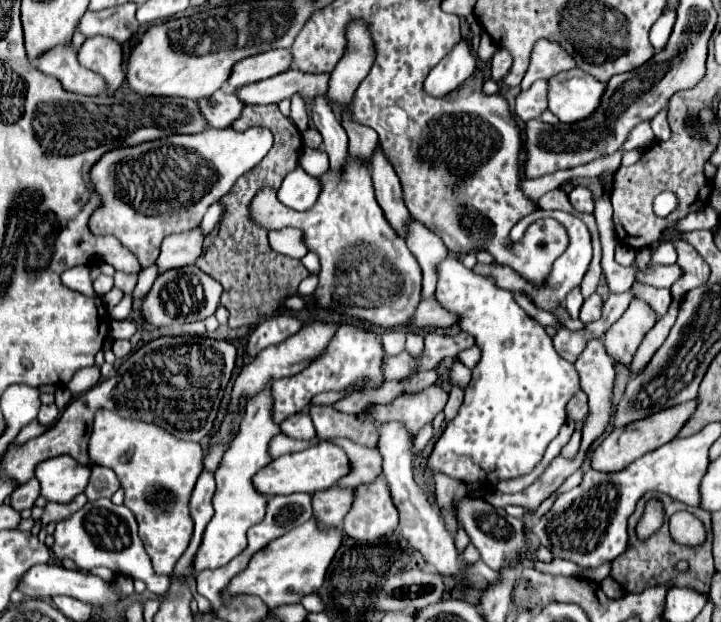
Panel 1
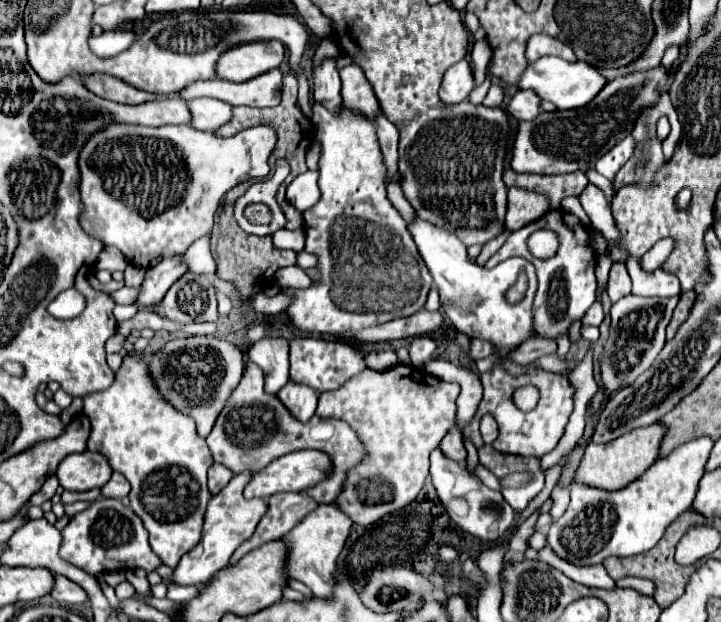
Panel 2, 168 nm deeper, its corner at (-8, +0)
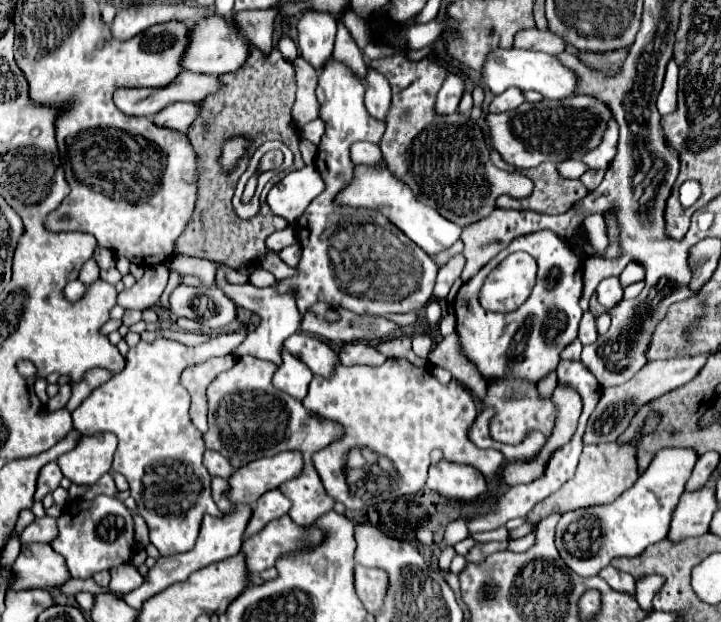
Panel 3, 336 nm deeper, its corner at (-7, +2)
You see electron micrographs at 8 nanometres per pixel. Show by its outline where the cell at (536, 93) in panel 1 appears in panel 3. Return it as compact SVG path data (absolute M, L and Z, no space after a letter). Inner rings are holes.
M507 88L503 94L495 96L489 104L489 112L507 112L515 110L519 104L523 104L523 92L519 88Z

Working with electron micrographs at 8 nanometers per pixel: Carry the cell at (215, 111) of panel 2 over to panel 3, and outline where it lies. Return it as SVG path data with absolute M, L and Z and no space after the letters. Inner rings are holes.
M173 102L167 108L163 108L161 112L157 112L153 116L153 122L157 126L161 126L161 128L185 132L191 126L191 122L195 120L195 112L199 112L199 104L193 104L193 102Z

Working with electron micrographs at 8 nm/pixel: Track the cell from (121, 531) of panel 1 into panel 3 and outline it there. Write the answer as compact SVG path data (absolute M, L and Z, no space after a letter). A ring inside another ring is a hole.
M95 496L93 500L71 500L57 518L59 534L53 538L51 548L65 558L65 566L71 578L89 578L95 572L109 570L113 566L129 562L135 538L133 538L133 516L125 504L111 496Z

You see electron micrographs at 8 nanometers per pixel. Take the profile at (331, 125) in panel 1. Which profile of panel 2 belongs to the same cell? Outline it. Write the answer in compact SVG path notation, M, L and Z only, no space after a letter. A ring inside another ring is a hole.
M334 58L322 62L312 72L312 90L314 90L314 100L320 102L328 112L336 114L342 106L340 98L340 76L334 66Z

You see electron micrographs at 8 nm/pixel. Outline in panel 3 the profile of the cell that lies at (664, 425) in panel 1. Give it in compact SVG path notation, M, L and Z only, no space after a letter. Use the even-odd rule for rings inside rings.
M609 442L609 444L583 446L575 476L569 482L565 482L559 492L555 492L547 500L543 500L543 504L537 504L527 514L527 522L537 526L543 518L547 518L551 514L565 514L571 510L611 504L613 500L619 498L619 494L629 490L637 478L639 478L639 474L637 474L637 464L635 464L635 448L631 448L631 444Z

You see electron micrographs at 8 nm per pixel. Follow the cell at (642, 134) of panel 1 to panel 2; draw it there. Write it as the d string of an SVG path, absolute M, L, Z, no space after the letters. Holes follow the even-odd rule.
M632 136L624 138L624 142L616 144L608 154L604 154L604 158L596 162L596 170L608 180L614 180L614 176L624 166L624 162L634 154L634 150L636 150L636 140Z

